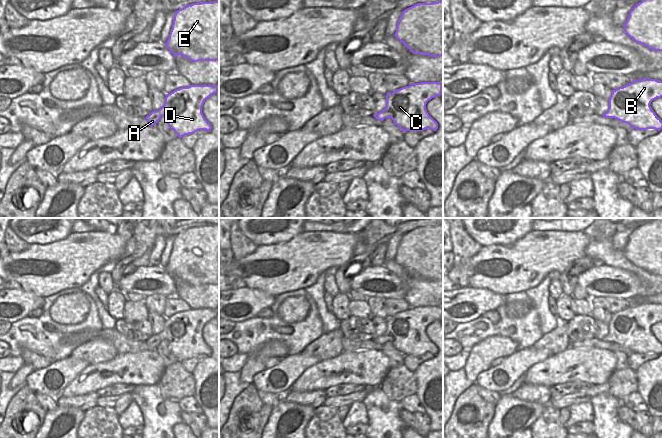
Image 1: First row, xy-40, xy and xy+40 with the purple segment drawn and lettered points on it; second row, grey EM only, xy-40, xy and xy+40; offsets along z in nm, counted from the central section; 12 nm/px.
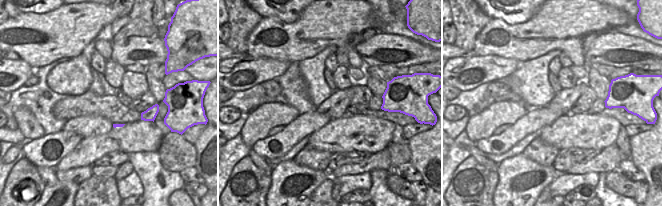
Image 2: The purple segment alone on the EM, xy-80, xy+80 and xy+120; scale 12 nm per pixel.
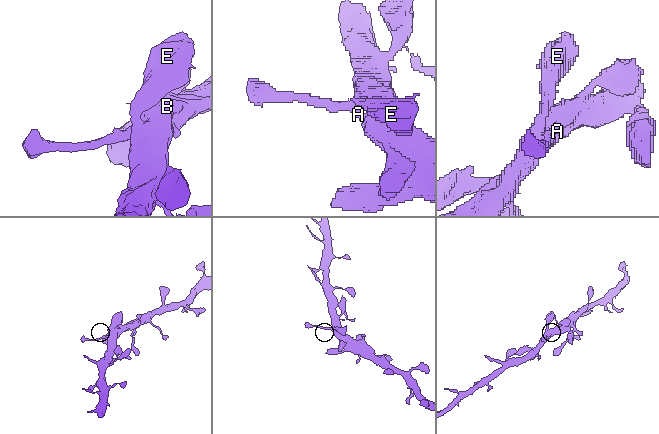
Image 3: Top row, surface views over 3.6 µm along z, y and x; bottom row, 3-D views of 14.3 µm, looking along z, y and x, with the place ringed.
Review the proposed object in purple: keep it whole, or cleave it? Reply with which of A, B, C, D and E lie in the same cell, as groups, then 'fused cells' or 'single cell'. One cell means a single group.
groups A B C D E; single cell

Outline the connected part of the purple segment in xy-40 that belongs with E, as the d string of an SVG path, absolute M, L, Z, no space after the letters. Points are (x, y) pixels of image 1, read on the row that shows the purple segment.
M219 0L193 3L177 10L165 46L175 58L179 54L193 62L218 60Z

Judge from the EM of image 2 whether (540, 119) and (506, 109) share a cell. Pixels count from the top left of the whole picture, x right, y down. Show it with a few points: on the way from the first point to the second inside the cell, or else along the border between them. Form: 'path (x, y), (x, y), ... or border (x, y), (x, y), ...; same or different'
border (527, 111), (512, 124); different

